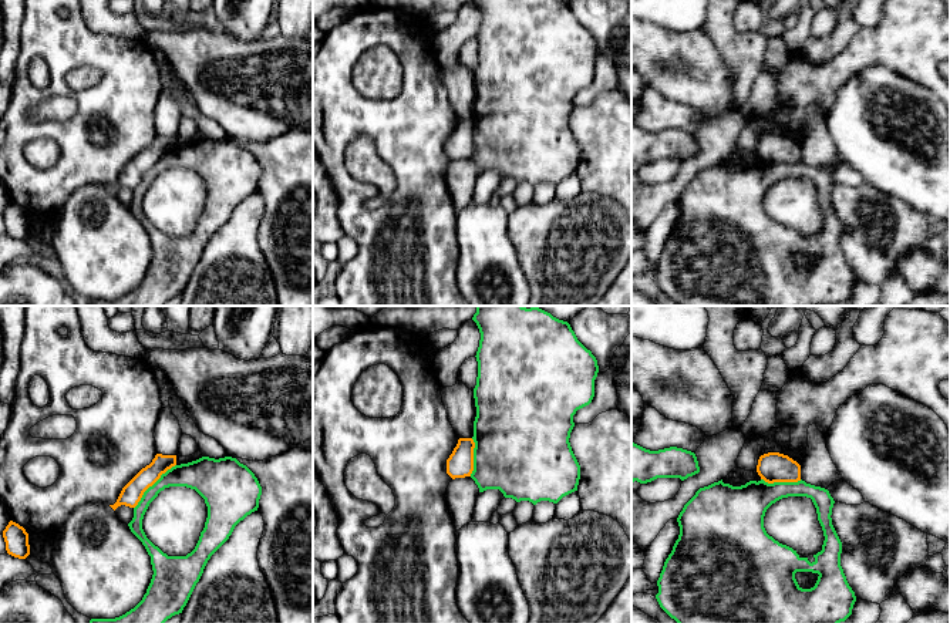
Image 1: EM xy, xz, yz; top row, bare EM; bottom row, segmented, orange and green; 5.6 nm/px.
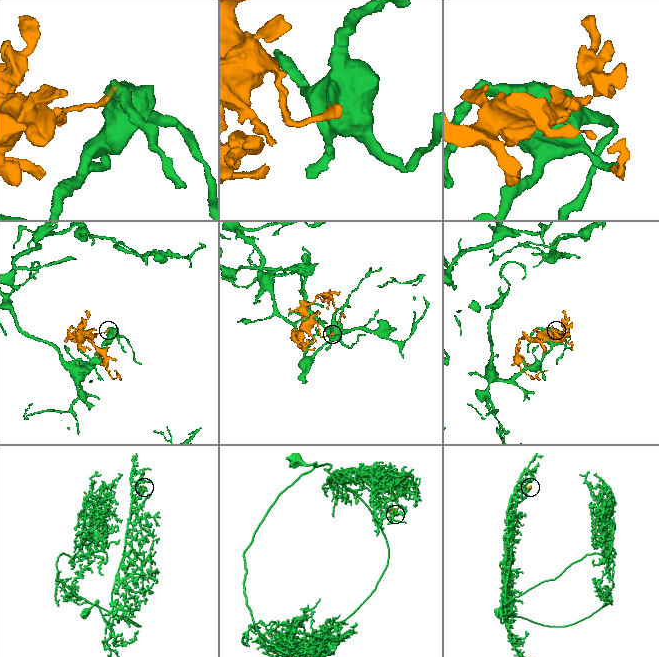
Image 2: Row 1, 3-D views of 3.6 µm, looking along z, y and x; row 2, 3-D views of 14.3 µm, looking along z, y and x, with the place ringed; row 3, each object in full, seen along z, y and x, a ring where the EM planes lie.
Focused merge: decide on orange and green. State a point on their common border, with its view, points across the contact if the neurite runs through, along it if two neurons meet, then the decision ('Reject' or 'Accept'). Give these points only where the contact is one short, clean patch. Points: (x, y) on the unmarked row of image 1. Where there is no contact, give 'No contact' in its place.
Touches orange at xy (151, 167). Boundary: xy (175, 145), (144, 174), (134, 189). Reject

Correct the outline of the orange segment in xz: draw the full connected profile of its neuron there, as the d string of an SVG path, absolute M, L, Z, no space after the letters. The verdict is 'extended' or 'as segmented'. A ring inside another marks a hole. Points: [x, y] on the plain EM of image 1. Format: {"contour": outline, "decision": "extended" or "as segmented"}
{"contour": "M459 119L452 135L447 141L447 155L455 159L471 158L474 152L474 129L472 119Z", "decision": "as segmented"}

